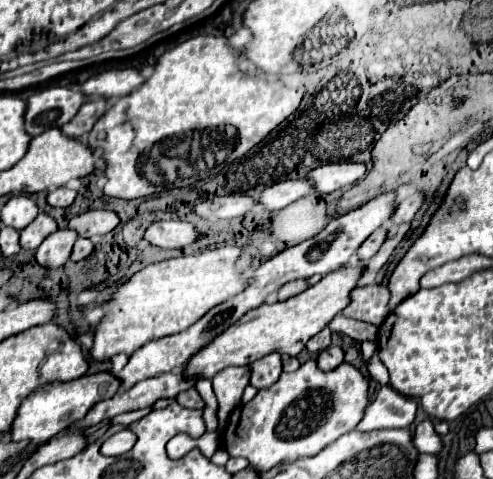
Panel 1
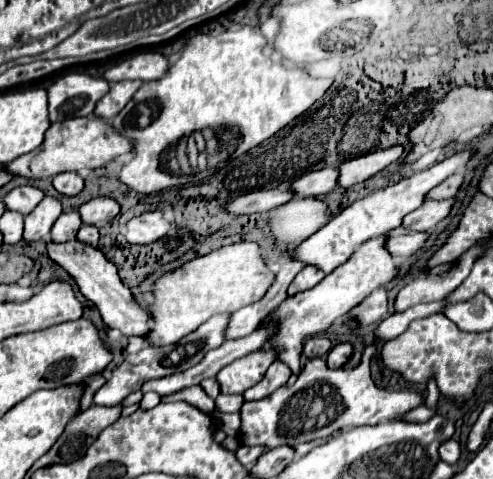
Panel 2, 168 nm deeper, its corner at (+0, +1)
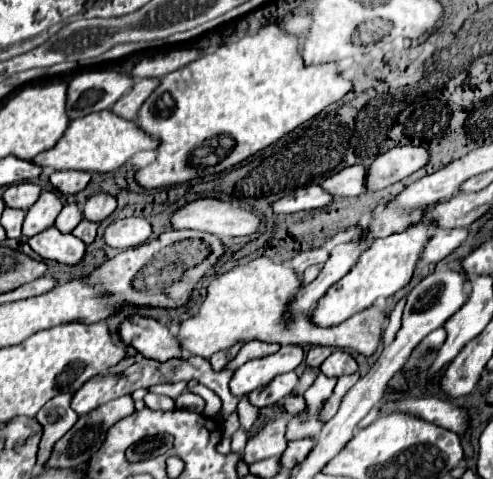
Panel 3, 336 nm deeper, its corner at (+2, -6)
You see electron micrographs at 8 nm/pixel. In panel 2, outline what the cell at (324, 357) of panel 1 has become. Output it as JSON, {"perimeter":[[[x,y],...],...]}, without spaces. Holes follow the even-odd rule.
{"perimeter":[[[338,343],[330,353],[328,353],[328,367],[330,369],[338,369],[342,367],[352,355],[352,345],[350,343]]]}

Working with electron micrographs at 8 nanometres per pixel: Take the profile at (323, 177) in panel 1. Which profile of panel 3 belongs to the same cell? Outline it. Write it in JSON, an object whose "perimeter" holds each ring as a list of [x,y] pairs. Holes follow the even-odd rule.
{"perimeter":[[[396,146],[386,154],[380,154],[370,166],[366,186],[370,190],[386,188],[402,178],[418,172],[428,164],[428,150],[422,146]]]}

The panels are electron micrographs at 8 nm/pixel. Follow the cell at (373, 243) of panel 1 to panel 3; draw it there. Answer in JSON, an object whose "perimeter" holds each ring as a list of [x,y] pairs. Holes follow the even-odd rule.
{"perimeter":[[[440,228],[428,242],[428,246],[422,252],[422,260],[436,264],[440,260],[444,260],[446,256],[450,256],[458,246],[462,246],[468,238],[468,230],[466,228],[454,228],[454,230],[444,230]]]}

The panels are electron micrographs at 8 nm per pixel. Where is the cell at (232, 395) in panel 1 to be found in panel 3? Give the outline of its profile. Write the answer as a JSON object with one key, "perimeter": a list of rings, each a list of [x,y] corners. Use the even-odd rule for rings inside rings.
{"perimeter":[[[280,346],[280,350],[272,356],[258,358],[246,362],[242,368],[234,372],[230,380],[230,390],[236,396],[244,396],[256,388],[264,388],[284,372],[292,372],[304,360],[304,350],[300,346]]]}

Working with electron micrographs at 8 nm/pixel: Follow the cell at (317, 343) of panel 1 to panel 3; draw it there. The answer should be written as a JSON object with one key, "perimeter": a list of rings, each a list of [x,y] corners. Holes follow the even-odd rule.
{"perimeter":[[[312,346],[310,352],[306,354],[306,364],[318,368],[330,354],[332,354],[332,348],[328,348],[328,346]]]}

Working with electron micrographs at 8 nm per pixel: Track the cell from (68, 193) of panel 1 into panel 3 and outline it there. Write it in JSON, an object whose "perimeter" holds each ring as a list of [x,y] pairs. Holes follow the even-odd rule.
{"perimeter":[[[74,170],[74,172],[52,172],[50,182],[62,194],[76,194],[76,192],[86,188],[86,184],[90,182],[90,174],[78,172],[78,170]]]}

